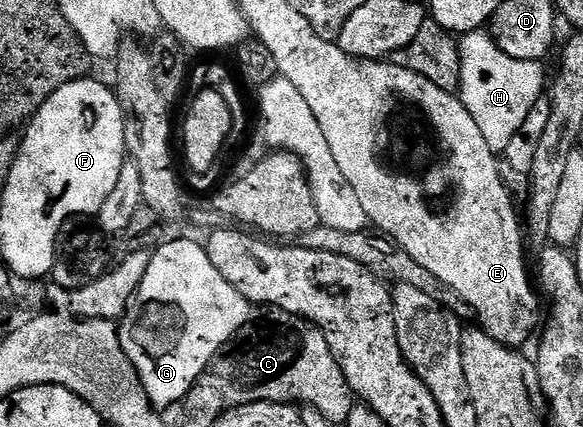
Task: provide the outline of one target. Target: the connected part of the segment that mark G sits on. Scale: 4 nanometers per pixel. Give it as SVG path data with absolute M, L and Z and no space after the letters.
M173 239L150 254L147 273L119 320L123 353L143 381L154 407L180 404L207 369L211 357L240 327L250 322L251 304L211 265L204 246L193 239Z

